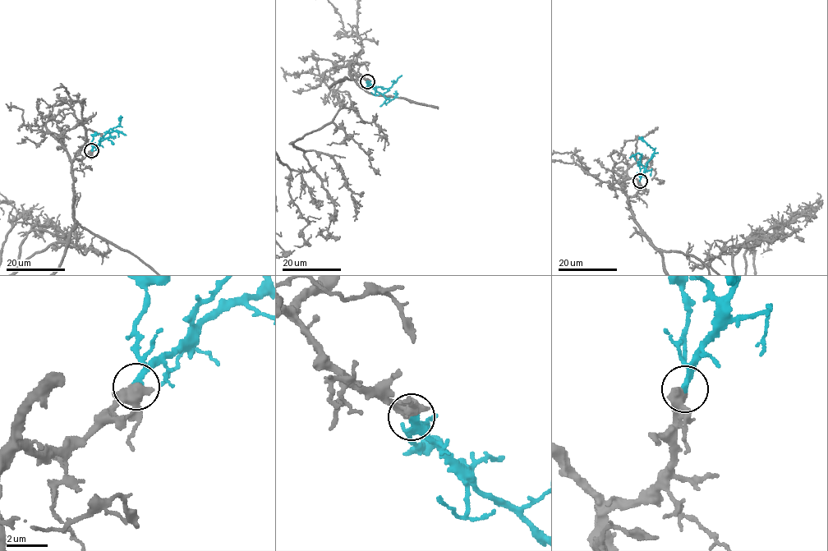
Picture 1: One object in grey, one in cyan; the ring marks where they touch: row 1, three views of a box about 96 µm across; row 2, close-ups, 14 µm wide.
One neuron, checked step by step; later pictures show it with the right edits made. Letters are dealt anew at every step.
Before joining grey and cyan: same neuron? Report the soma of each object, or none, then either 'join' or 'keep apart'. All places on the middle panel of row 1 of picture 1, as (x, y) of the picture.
soma grey none; soma cyan none; join

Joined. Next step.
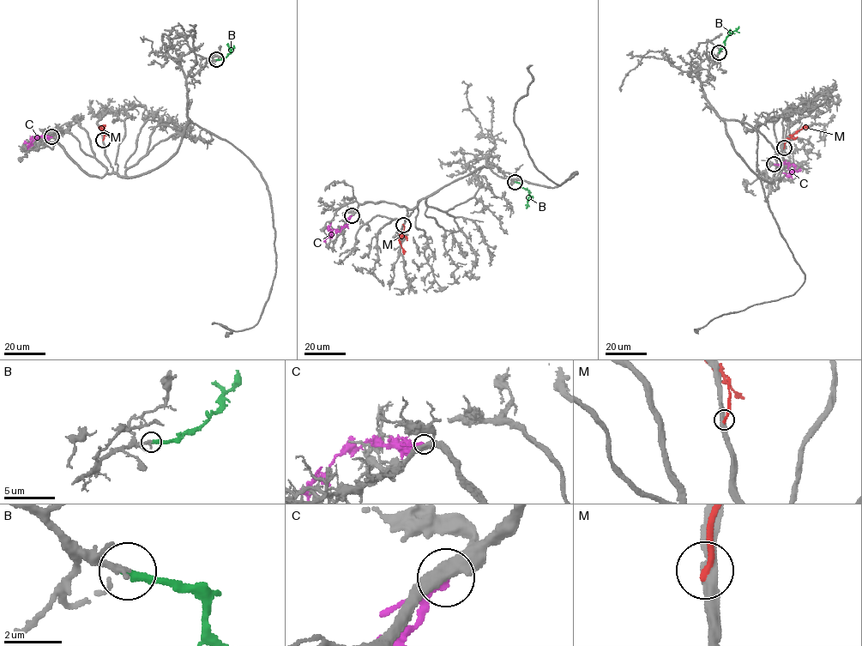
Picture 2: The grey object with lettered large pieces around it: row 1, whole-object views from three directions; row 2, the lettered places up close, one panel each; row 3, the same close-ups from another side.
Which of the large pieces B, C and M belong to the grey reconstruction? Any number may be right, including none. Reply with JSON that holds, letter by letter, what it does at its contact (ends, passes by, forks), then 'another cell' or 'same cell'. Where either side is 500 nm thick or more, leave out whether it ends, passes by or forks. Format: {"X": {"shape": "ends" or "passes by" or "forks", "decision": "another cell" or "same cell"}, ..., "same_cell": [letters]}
{"B": {"shape": "ends", "decision": "same cell"}, "C": {"shape": "ends", "decision": "another cell"}, "M": {"shape": "ends", "decision": "another cell"}, "same_cell": ["B"]}

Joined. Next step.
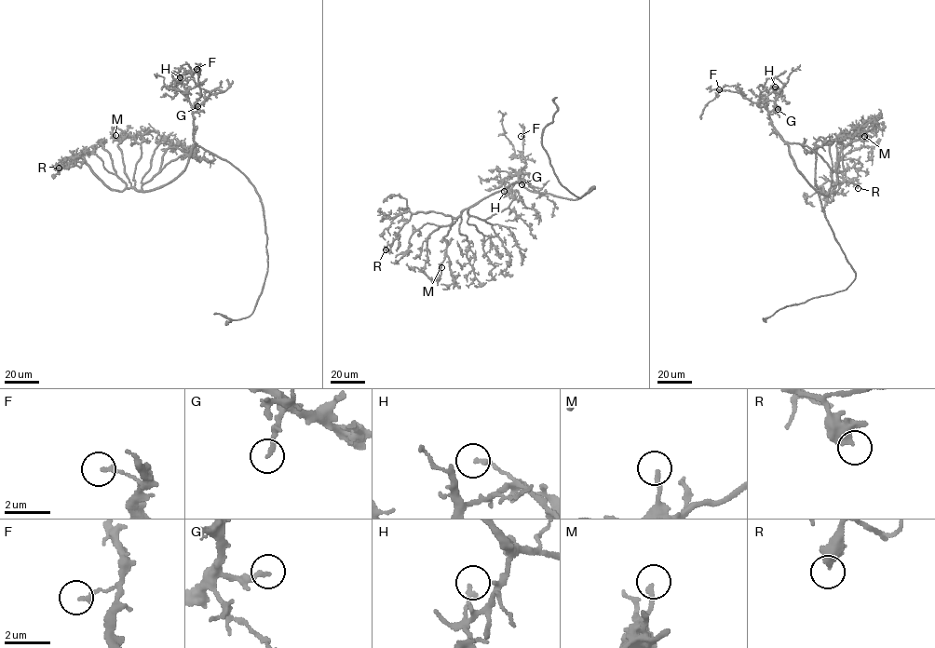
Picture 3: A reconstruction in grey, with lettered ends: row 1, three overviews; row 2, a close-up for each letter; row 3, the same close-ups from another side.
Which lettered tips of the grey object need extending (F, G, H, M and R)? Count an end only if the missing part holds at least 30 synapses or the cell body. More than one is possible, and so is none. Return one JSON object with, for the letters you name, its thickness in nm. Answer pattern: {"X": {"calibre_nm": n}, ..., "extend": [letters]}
{"G": {"calibre_nm": 190}, "extend": ["G"]}

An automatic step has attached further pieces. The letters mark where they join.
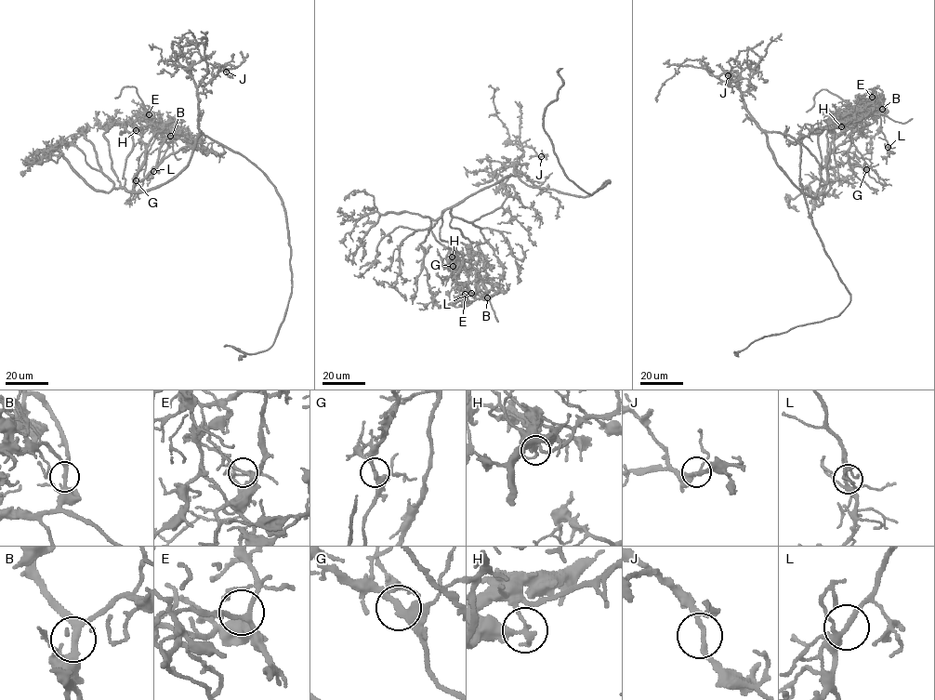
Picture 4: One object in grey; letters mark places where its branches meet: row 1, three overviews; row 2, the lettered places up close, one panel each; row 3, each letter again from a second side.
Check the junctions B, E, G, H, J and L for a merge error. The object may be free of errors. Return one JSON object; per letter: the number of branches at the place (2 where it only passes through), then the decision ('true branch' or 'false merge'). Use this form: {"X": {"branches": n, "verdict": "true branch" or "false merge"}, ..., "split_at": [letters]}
{"B": {"branches": 3, "verdict": "true branch"}, "E": {"branches": 3, "verdict": "true branch"}, "G": {"branches": 3, "verdict": "true branch"}, "H": {"branches": 3, "verdict": "false merge"}, "J": {"branches": 3, "verdict": "true branch"}, "L": {"branches": 3, "verdict": "true branch"}, "split_at": ["H"]}

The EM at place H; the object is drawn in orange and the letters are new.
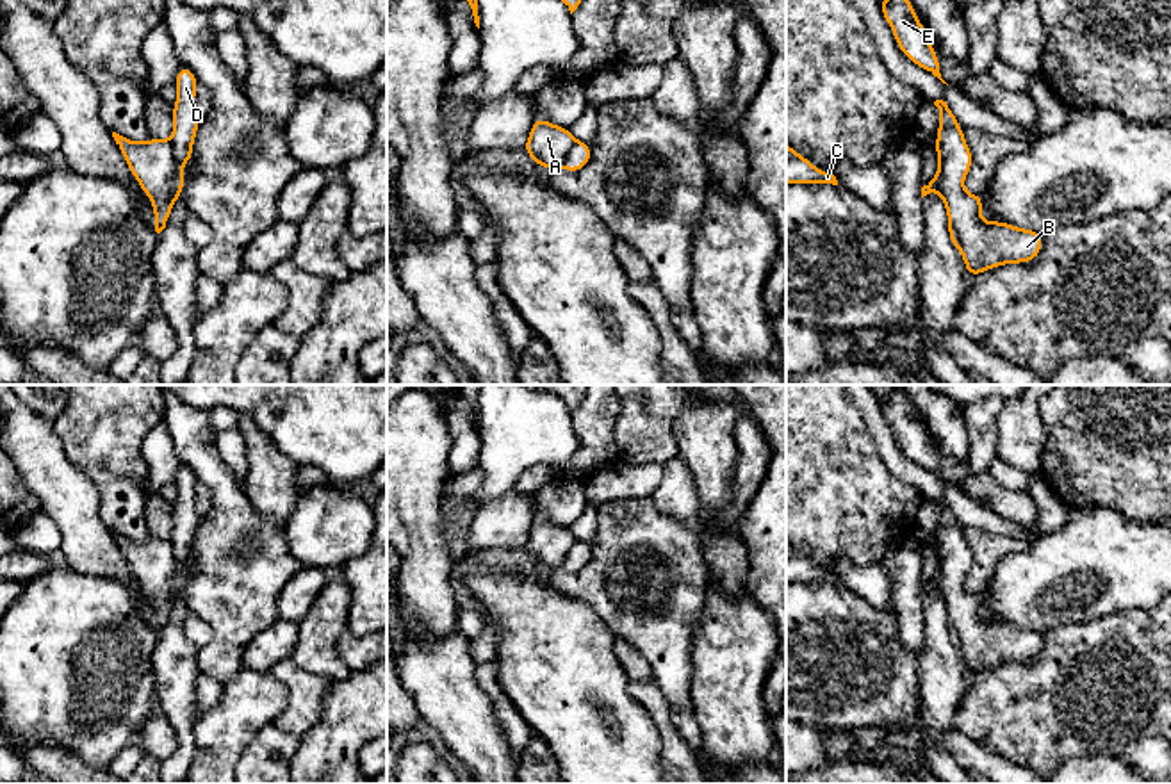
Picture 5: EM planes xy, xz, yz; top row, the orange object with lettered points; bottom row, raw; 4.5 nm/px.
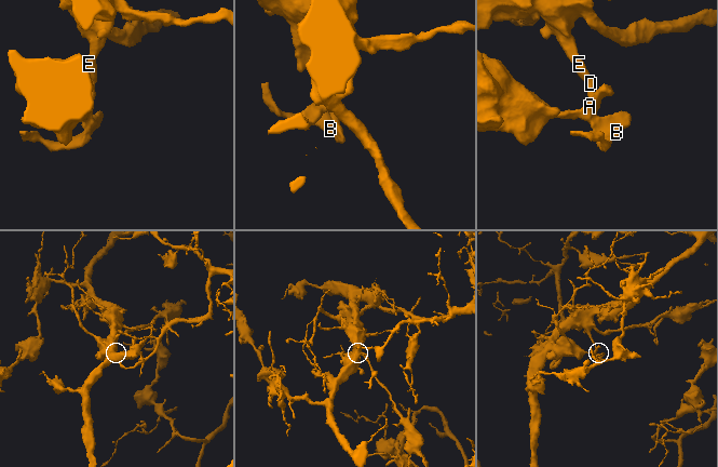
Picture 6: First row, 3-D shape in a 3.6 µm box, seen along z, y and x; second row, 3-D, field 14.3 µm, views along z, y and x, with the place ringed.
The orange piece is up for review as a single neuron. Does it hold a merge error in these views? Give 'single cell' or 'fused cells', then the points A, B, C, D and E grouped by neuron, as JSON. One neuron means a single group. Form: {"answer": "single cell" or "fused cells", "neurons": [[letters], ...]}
{"answer": "fused cells", "neurons": [["A", "B", "C"], ["D", "E"]]}

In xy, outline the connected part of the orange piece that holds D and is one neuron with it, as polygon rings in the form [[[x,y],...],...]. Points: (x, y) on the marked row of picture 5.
[[[180,64],[175,84],[178,98],[173,103],[175,127],[169,144],[175,155],[175,167],[180,171],[192,159],[194,135],[200,125],[200,116],[194,110],[198,78],[187,66]]]

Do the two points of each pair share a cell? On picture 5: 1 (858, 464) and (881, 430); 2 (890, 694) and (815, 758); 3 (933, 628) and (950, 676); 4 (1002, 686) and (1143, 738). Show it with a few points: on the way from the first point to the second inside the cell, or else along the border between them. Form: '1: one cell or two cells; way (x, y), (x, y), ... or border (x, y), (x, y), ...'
1: two cells; border (852, 403), (872, 437), (877, 455), (895, 476)
2: two cells; border (804, 722), (831, 729)
3: one cell; way (936, 640), (940, 663)
4: one cell; way (1038, 704), (1107, 704)

